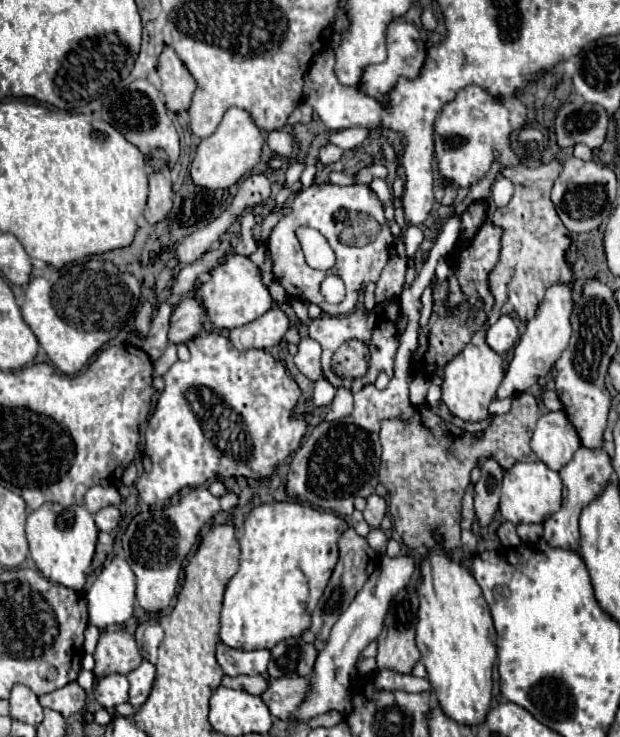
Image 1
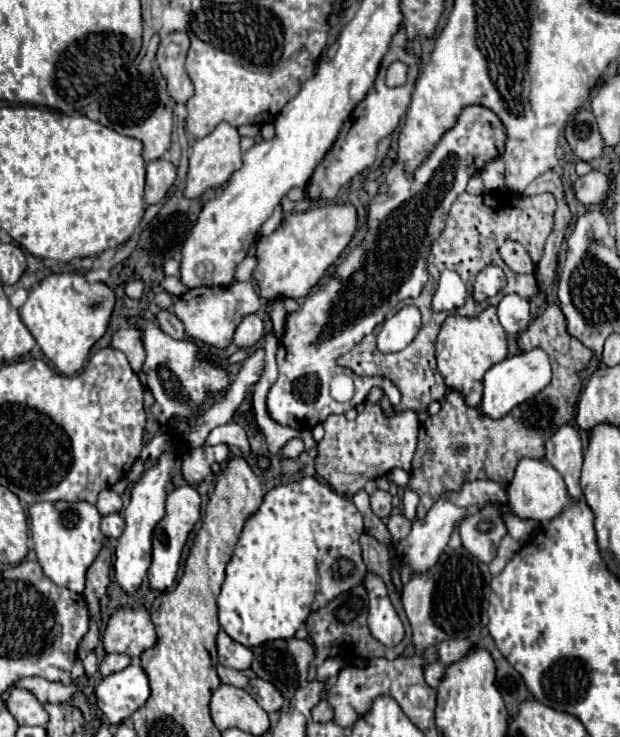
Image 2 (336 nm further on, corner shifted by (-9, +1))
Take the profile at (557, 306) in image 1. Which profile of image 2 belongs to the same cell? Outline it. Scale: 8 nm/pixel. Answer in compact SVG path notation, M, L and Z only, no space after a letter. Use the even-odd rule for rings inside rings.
M533 348L527 352L517 352L515 356L507 356L503 362L495 364L485 374L481 412L491 418L501 418L517 404L531 400L535 394L539 394L539 390L543 390L549 382L551 382L551 364L549 364L545 350Z

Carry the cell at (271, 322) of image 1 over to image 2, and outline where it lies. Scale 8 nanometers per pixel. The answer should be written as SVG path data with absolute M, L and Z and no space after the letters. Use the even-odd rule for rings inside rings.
M249 314L237 326L235 336L233 336L233 342L239 348L253 348L263 338L265 338L265 324L263 324L263 320L257 314Z

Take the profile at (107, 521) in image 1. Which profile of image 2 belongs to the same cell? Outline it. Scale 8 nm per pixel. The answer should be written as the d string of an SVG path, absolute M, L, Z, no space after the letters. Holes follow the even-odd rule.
M113 512L113 514L107 514L103 516L101 520L101 532L107 536L107 538L119 538L121 532L125 528L125 520L119 512Z

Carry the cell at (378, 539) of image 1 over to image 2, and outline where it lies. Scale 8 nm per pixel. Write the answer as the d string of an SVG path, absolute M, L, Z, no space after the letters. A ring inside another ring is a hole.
M397 514L397 516L389 516L387 528L389 528L389 532L393 534L393 538L399 542L399 540L403 540L403 538L409 534L411 522L409 522L403 514Z

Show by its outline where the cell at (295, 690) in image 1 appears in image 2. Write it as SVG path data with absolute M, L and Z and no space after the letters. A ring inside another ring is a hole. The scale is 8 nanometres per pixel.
M261 678L249 680L249 692L265 712L279 712L287 702L283 698L283 694L279 694L279 690L275 690L275 686L271 686L271 682L261 680Z

